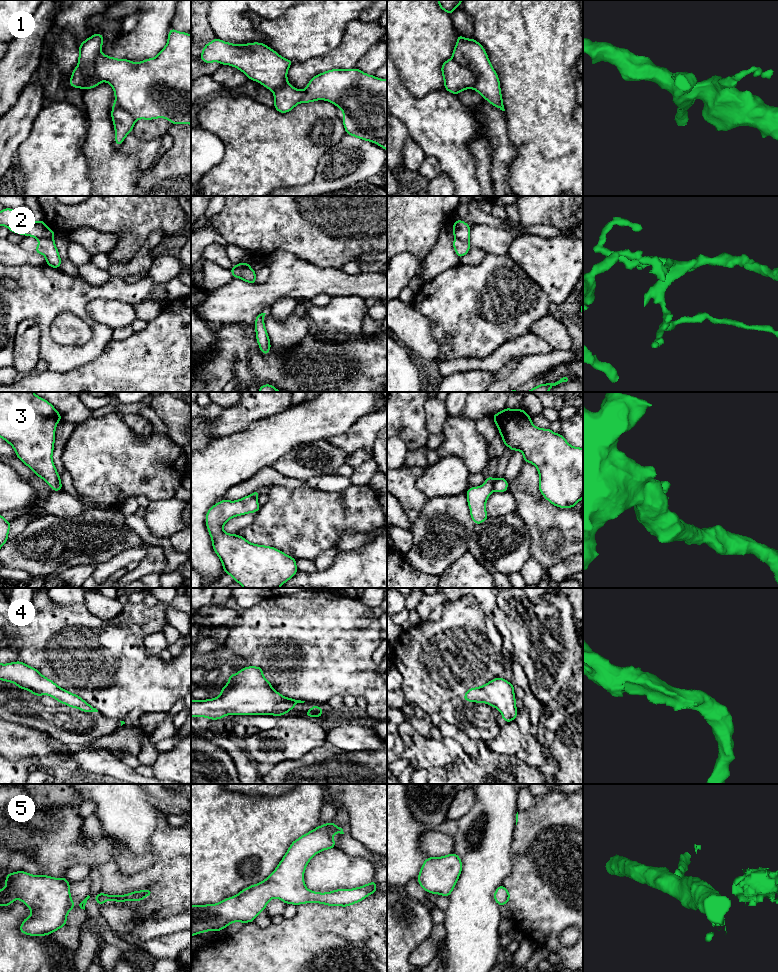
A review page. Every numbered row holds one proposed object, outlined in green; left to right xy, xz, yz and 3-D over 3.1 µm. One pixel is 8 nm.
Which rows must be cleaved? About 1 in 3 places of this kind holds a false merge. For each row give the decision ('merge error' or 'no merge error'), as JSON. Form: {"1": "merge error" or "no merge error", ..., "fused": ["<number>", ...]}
{"1": "merge error", "2": "merge error", "3": "merge error", "4": "no merge error", "5": "merge error", "fused": ["1", "2", "3", "5"]}

